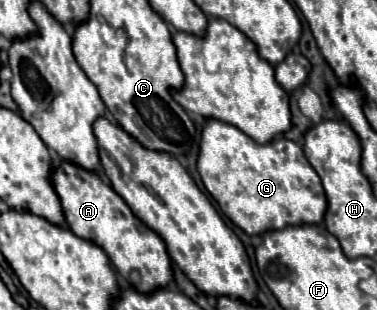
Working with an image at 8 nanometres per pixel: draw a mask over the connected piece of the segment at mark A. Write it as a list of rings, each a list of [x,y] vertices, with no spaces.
[[[62,159],[52,171],[52,185],[70,231],[100,245],[122,277],[130,277],[130,273],[136,271],[140,275],[140,281],[136,283],[138,291],[148,293],[158,287],[166,287],[172,281],[172,261],[162,239],[130,211],[126,201],[108,183],[104,183],[96,171],[88,171]]]

